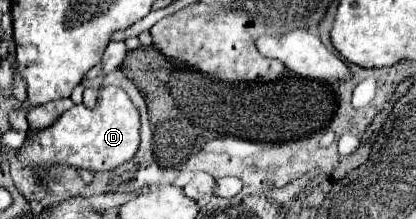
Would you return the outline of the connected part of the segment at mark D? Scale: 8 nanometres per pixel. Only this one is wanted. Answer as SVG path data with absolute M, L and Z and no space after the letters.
M101 87L97 105L93 109L85 105L73 105L65 111L49 129L39 133L29 133L29 139L19 149L19 159L23 165L29 167L49 167L51 163L69 165L75 169L91 169L91 171L109 171L119 167L121 163L129 161L139 147L139 113L131 103L129 95L119 87Z

